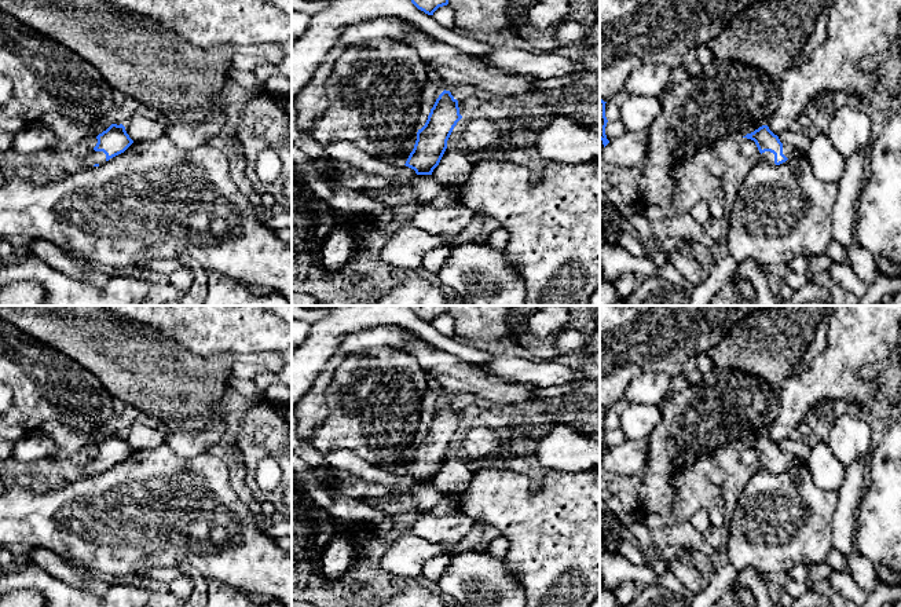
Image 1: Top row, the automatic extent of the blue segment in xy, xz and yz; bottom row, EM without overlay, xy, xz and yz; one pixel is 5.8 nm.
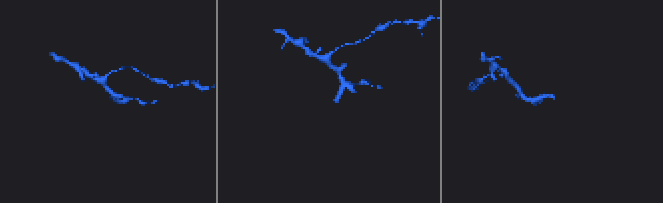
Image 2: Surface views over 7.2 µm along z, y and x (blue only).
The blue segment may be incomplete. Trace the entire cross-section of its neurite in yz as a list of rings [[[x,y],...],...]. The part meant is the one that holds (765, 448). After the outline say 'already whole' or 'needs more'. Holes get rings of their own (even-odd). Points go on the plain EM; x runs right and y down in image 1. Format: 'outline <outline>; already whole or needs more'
outline [[[762,434],[743,446],[754,449],[762,465],[776,473],[803,462],[792,454],[783,453],[779,445],[774,443],[768,434]]]; needs more

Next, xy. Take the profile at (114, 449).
outline [[[111,432],[96,447],[98,451],[94,457],[80,456],[70,464],[70,467],[80,469],[80,478],[99,475],[105,469],[124,461],[133,451],[122,432]]]; needs more

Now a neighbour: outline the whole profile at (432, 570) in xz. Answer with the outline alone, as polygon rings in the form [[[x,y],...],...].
[[[447,555],[437,556],[424,564],[421,575],[429,582],[437,582],[437,579],[448,566],[448,563],[450,563],[450,556]]]

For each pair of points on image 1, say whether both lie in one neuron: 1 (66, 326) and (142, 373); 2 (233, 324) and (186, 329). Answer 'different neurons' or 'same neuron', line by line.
1: same neuron
2: same neuron

